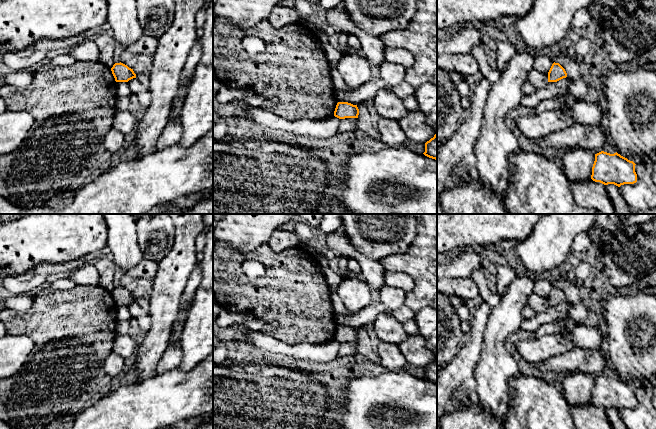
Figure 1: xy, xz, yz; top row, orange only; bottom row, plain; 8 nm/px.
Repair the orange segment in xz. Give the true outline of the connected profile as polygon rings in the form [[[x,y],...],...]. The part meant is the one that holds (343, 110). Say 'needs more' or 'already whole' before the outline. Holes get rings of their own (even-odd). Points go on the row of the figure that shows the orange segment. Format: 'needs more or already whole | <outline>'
already whole | [[[338,102],[334,111],[334,116],[339,119],[358,118],[359,109],[357,105],[348,102]]]

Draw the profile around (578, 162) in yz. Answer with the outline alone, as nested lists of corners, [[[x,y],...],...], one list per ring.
[[[571,148],[562,155],[564,173],[569,182],[578,183],[591,178],[595,155],[589,149]]]

